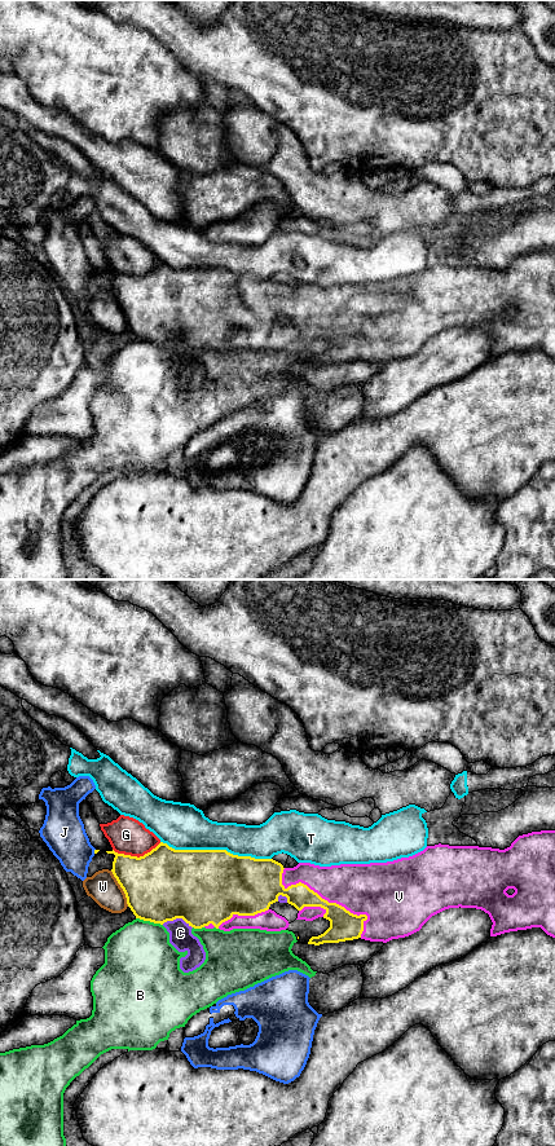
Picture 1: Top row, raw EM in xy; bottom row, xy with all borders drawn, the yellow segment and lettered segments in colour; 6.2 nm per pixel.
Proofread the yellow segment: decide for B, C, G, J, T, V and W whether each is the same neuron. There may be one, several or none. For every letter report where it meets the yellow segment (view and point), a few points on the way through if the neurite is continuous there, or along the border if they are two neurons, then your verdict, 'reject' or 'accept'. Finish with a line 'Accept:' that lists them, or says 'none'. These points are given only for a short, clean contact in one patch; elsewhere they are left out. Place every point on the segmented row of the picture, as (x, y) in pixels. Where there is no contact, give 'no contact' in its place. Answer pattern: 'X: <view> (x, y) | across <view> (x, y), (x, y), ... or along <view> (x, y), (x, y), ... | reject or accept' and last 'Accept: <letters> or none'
B: xy (149, 920) | reject
C: xy (177, 917) | reject
G: xy (136, 856) | reject
J: xy (95, 851) | reject
T: xy (216, 850) | reject
V: xy (326, 900) | accept
W: xy (122, 887) | reject
Accept: V

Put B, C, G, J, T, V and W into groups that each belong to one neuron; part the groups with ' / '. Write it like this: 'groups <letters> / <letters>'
groups B / C / G / J / T / V / W

